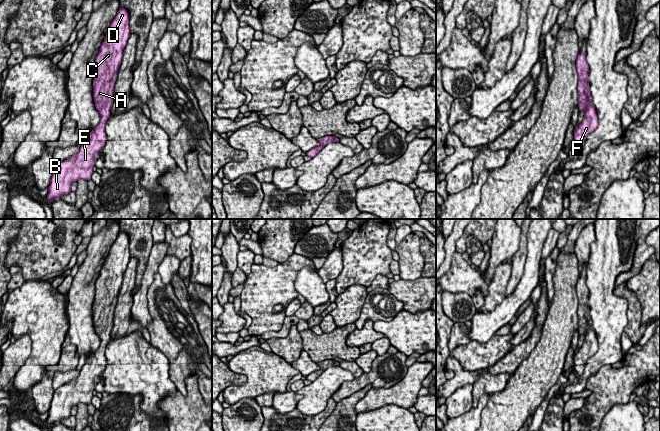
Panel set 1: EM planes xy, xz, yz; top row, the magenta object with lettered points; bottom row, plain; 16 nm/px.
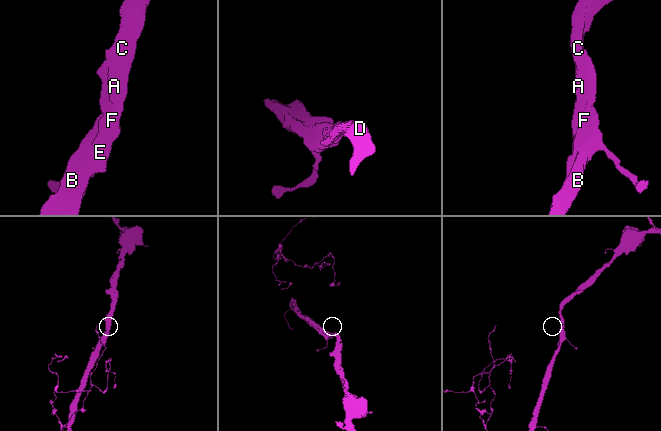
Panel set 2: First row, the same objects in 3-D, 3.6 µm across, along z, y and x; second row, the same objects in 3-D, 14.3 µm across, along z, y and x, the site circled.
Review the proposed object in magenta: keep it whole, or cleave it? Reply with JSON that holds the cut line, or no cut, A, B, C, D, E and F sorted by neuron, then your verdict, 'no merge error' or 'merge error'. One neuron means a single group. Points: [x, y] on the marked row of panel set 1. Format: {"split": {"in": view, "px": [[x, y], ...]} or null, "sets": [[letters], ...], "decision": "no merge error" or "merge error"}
{"split": null, "sets": [["A", "B", "C", "D", "E", "F"]], "decision": "no merge error"}

